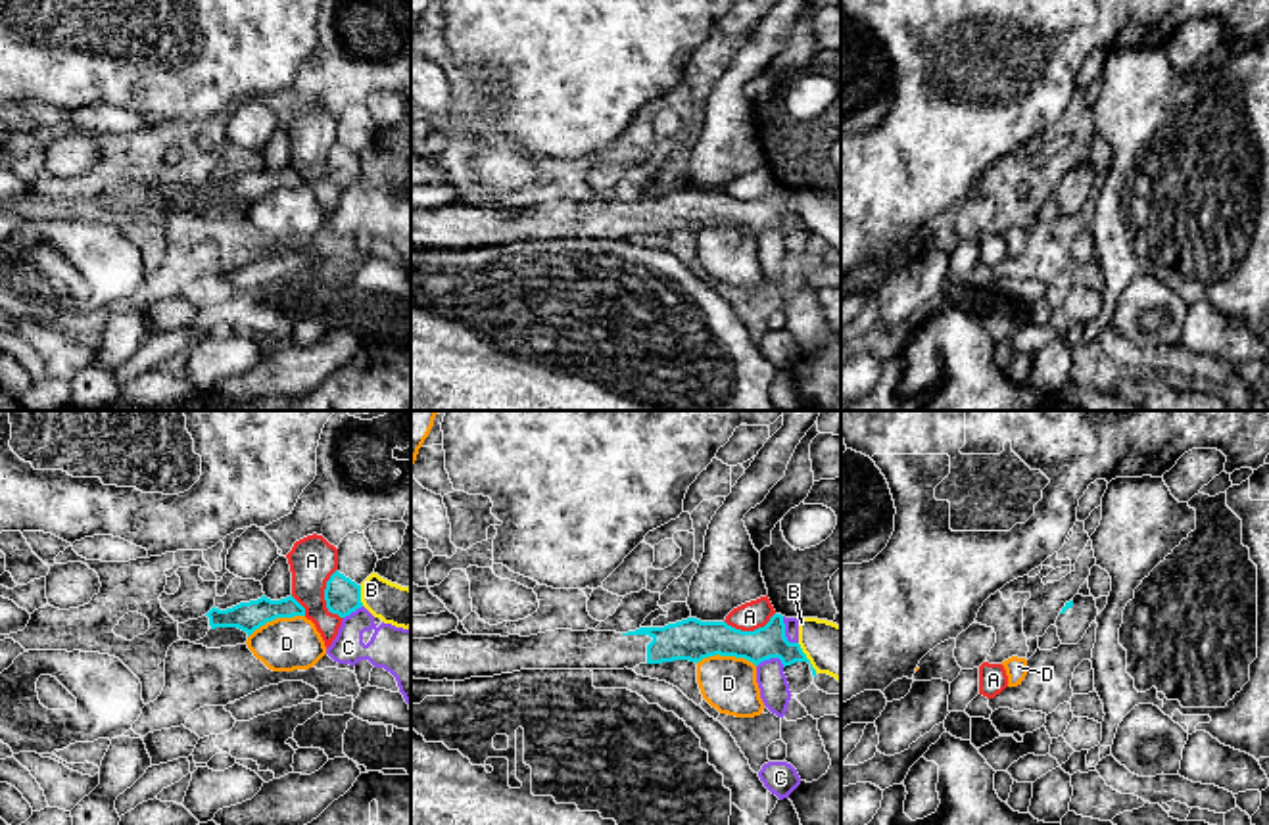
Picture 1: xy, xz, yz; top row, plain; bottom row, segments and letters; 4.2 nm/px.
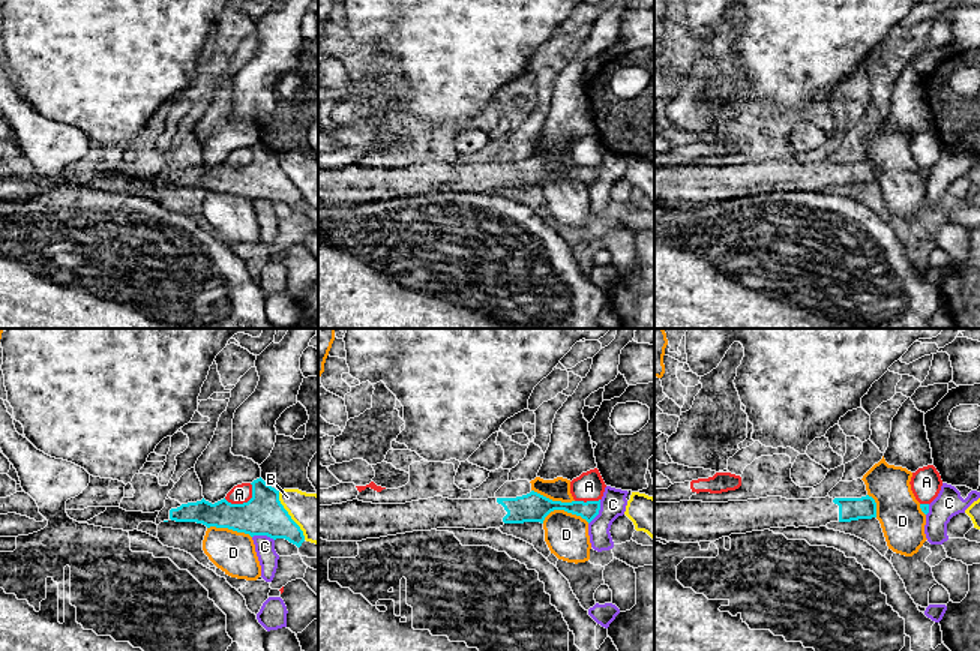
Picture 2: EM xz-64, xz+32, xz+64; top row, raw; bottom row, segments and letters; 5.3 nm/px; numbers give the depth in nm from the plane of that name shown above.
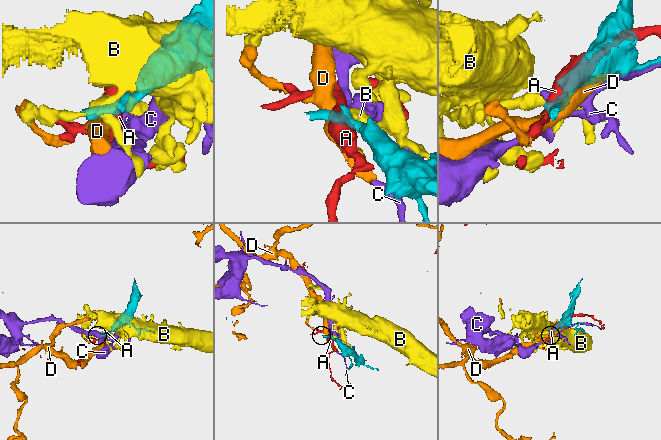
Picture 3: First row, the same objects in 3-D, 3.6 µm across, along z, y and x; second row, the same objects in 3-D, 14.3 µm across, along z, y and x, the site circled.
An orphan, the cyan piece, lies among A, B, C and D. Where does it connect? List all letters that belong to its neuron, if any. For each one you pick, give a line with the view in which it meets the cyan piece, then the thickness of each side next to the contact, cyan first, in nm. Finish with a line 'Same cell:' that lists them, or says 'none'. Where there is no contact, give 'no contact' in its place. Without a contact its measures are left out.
Same cell: none

